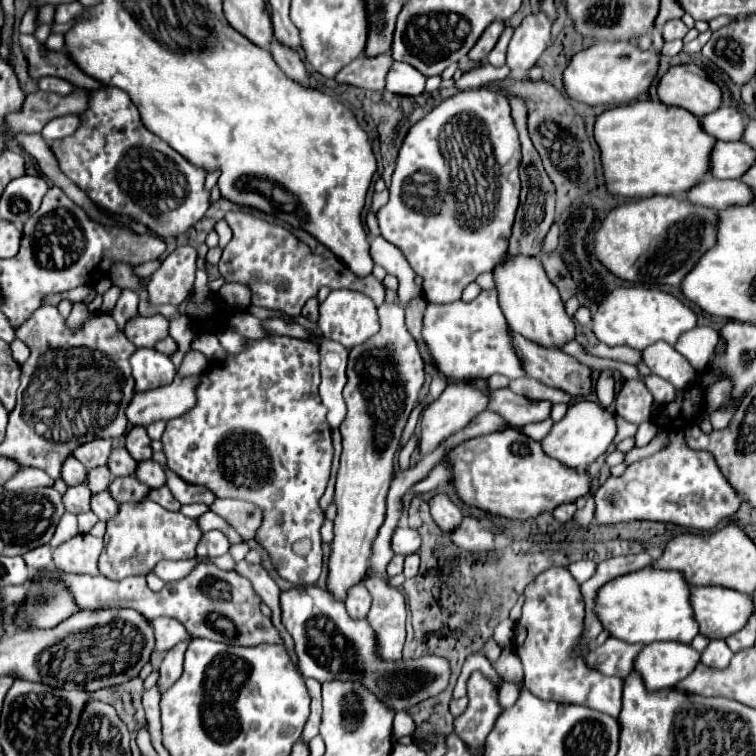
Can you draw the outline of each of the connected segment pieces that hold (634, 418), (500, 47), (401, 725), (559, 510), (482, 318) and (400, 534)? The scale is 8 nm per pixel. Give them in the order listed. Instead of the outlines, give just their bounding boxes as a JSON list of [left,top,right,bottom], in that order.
[[616,379,652,423],[488,27,514,67],[394,711,414,739],[554,503,576,523],[422,289,526,381],[392,527,420,555]]

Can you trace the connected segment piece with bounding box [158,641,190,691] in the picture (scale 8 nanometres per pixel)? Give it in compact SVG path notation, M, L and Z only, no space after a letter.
M182 641L182 643L174 645L166 653L166 657L164 657L162 665L160 665L160 681L158 681L160 691L164 691L166 687L170 687L182 675L182 663L184 663L184 653L186 653L188 643L190 641Z

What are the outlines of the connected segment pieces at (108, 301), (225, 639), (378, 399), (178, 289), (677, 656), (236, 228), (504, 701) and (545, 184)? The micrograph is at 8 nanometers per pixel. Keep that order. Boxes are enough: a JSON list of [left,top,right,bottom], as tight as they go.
[[102,285,122,313],[58,563,282,647],[328,303,426,599],[147,245,196,305],[634,643,700,691],[218,211,384,317],[498,683,520,707],[510,99,556,257]]

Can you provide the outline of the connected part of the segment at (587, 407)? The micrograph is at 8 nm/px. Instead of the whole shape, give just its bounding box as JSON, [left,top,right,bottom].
[540,401,616,469]

